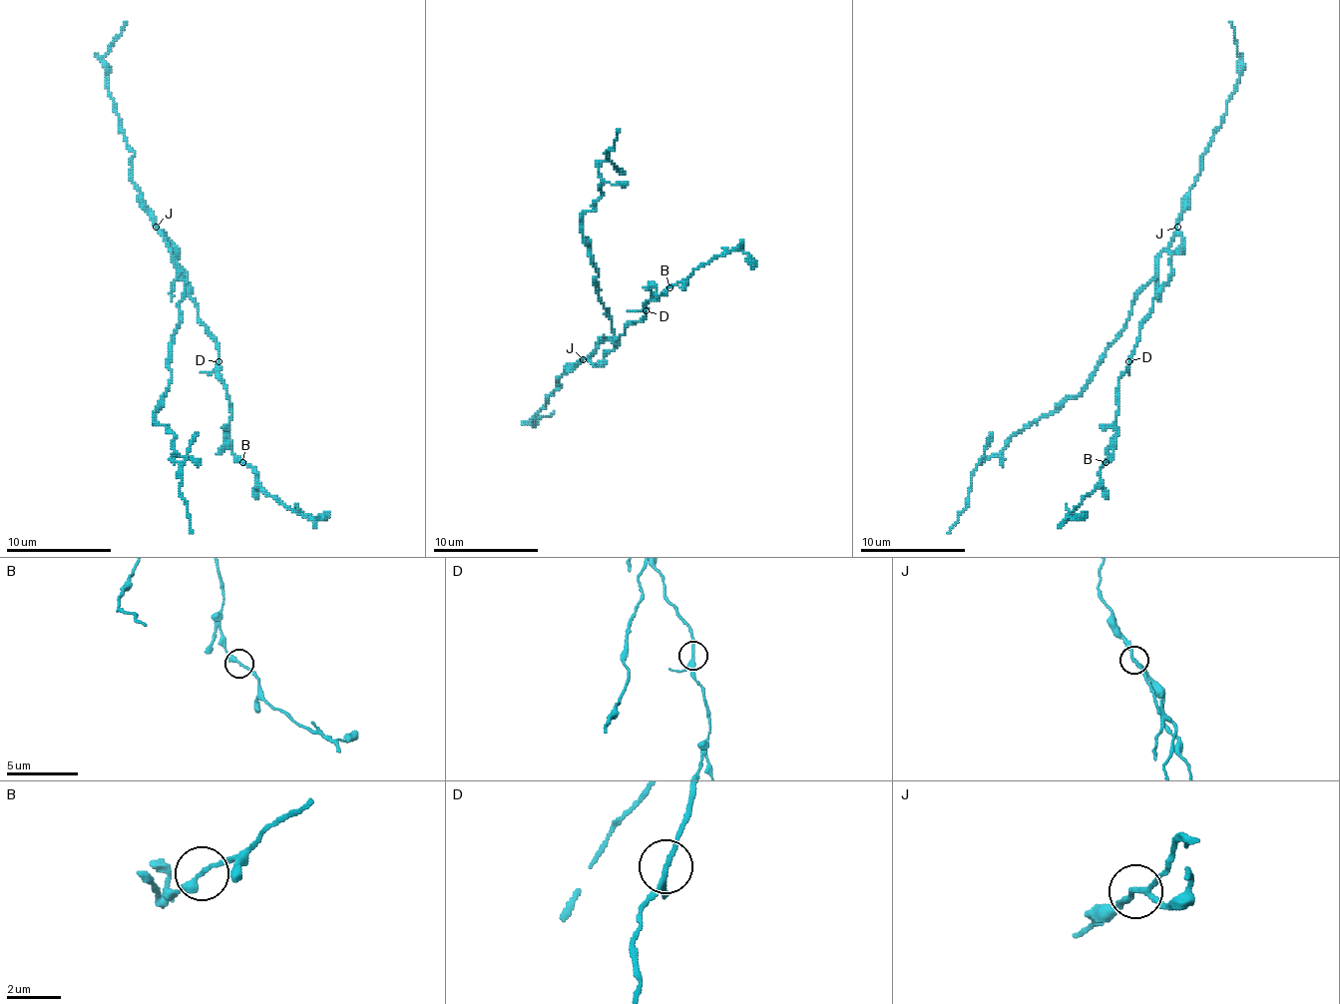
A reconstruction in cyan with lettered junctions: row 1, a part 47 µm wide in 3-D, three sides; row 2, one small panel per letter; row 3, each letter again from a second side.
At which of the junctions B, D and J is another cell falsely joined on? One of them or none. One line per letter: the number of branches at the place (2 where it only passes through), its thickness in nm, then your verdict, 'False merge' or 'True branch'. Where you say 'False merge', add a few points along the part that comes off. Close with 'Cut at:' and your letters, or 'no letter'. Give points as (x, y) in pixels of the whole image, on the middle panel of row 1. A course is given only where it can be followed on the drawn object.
B: Branches: 2. Thickness 260 nm. True branch
D: Branches: 3. Thickness 170 nm. True branch
J: Branches: 3. Thickness 170 nm. False merge. Course of the part to remove: (583, 358), (614, 334), (591, 243), (583, 235), (583, 216), (601, 195), (599, 174), (620, 129)
Cut at: J

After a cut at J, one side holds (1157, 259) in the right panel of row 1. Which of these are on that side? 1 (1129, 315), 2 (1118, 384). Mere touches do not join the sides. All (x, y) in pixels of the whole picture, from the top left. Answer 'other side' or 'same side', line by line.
1: same side
2: other side

